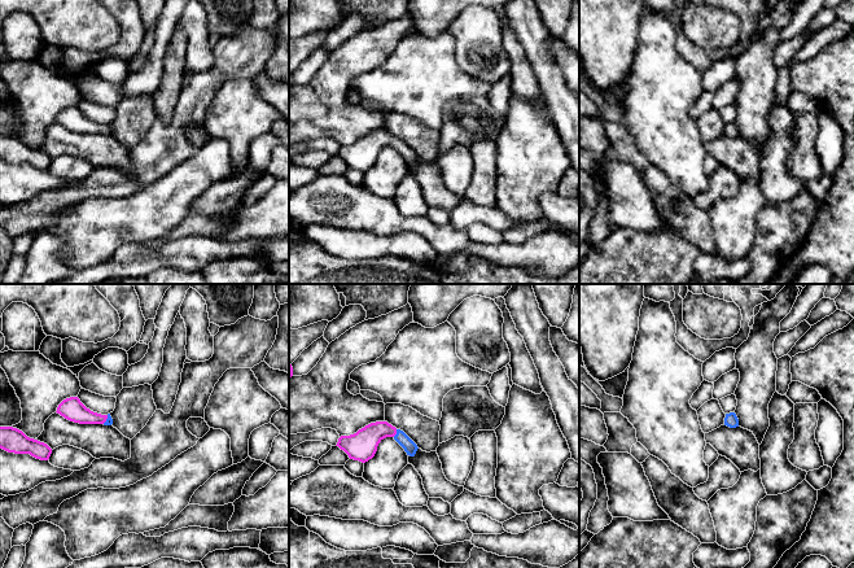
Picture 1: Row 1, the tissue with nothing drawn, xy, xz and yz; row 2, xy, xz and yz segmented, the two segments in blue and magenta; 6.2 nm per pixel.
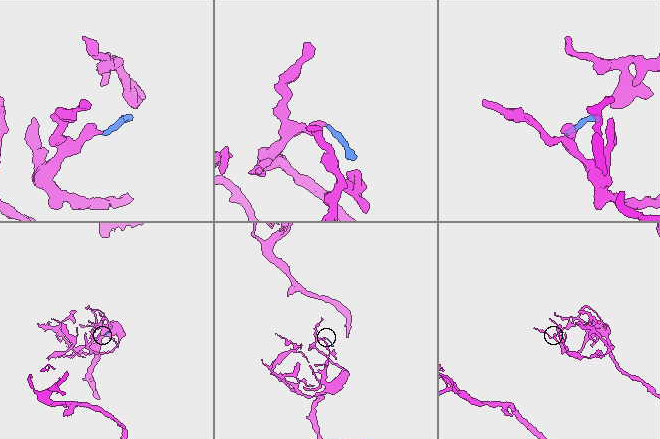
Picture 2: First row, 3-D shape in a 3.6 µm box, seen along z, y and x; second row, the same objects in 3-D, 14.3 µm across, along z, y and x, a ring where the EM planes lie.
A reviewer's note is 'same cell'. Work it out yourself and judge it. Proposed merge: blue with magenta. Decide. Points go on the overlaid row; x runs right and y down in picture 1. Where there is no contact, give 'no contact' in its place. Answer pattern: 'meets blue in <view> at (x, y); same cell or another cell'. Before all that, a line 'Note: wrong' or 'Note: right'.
Note: right
meets blue in xz at (397, 433); same cell

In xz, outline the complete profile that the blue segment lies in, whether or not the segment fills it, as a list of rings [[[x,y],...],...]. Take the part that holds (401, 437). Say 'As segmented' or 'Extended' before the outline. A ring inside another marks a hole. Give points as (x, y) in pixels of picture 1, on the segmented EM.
Extended. [[[387,421],[371,423],[354,434],[341,436],[336,446],[343,450],[350,459],[365,463],[375,456],[378,444],[386,437],[393,437],[407,455],[415,456],[417,445],[403,431]]]

